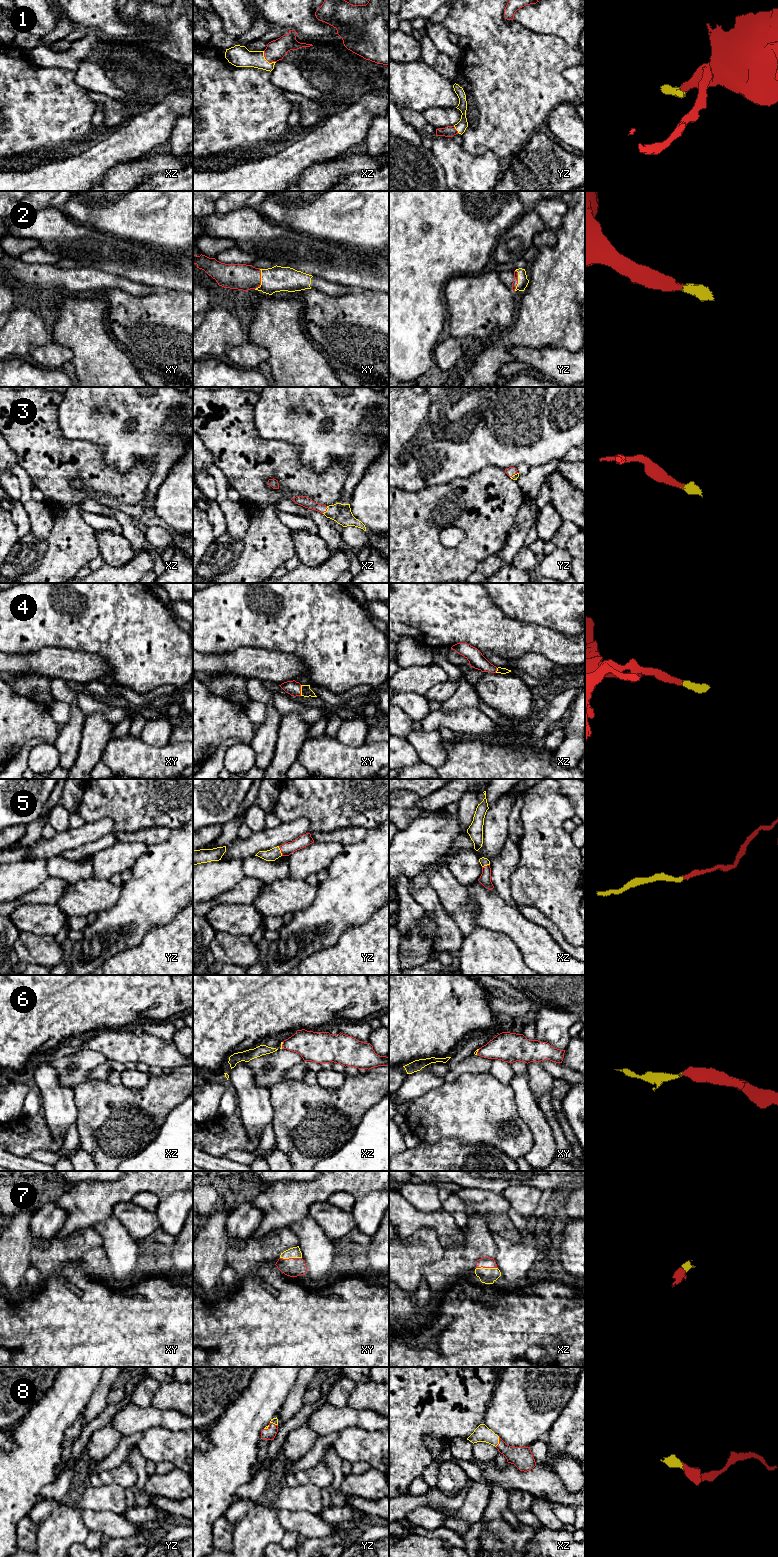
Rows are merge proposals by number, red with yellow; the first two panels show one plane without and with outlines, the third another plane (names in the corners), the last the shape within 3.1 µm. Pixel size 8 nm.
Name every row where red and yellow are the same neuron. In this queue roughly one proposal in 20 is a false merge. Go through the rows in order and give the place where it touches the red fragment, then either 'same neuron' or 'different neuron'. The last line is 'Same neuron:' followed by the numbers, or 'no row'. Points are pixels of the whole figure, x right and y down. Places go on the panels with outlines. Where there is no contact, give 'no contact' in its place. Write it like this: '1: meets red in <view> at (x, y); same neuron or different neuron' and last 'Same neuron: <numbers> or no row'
1: meets red in xz at (267, 60); same neuron
2: meets red in xy at (260, 279); same neuron
3: meets red in xz at (326, 510); same neuron
4: meets red in xy at (300, 690); same neuron
5: meets red in yz at (281, 851); same neuron
6: meets red in xz at (282, 1045); same neuron
7: meets red in xy at (291, 1258); same neuron
8: meets red in xz at (499, 1442); same neuron
Same neuron: 1, 2, 3, 4, 5, 6, 7, 8

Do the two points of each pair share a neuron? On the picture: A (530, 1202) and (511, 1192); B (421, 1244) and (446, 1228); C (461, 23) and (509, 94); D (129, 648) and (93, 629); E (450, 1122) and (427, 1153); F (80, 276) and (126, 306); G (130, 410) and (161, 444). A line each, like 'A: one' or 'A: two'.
A: one
B: two
C: one
D: one
E: two
F: two
G: one

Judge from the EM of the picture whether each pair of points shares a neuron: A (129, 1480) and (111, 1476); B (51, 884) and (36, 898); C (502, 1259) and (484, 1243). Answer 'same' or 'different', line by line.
A: same
B: same
C: different

